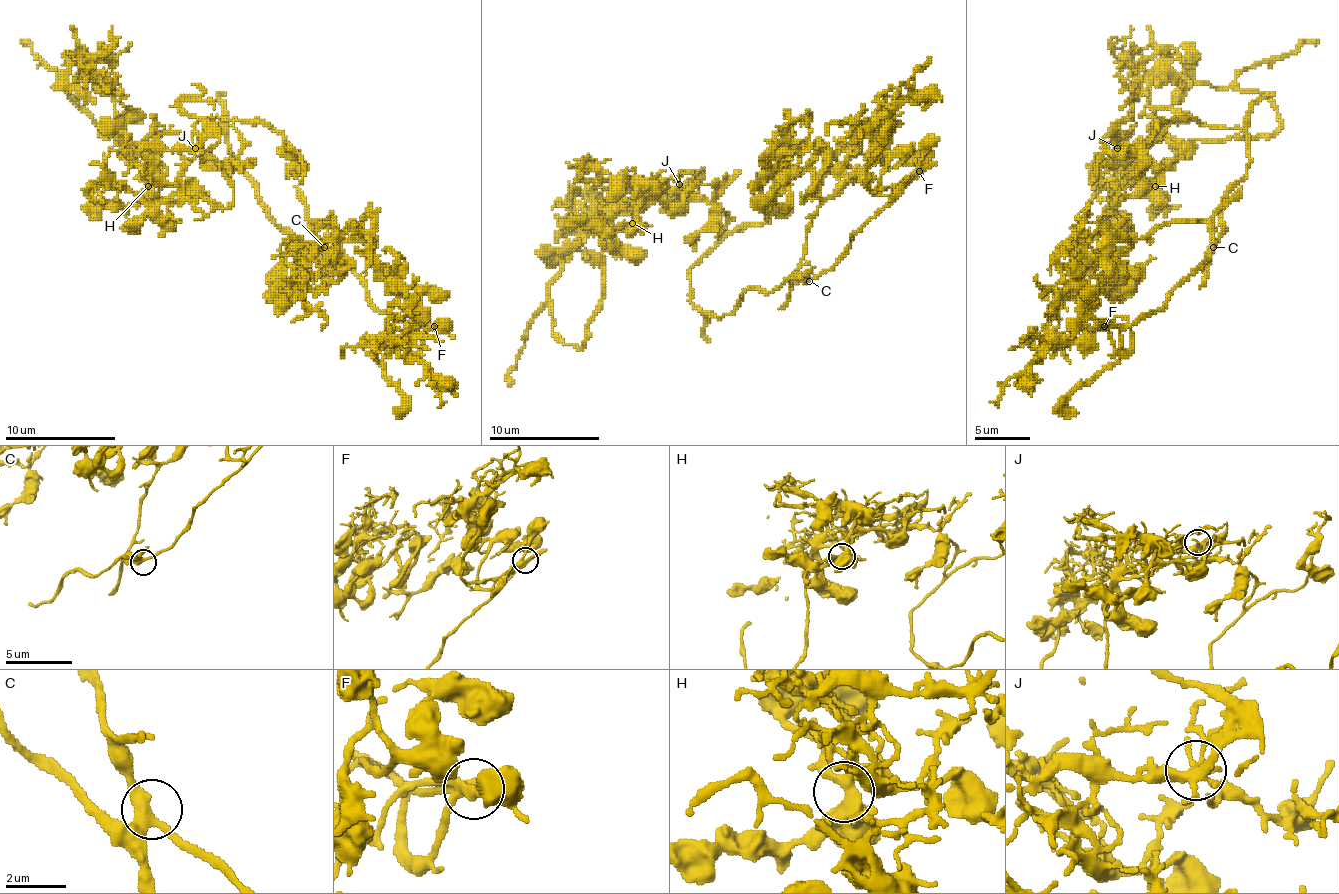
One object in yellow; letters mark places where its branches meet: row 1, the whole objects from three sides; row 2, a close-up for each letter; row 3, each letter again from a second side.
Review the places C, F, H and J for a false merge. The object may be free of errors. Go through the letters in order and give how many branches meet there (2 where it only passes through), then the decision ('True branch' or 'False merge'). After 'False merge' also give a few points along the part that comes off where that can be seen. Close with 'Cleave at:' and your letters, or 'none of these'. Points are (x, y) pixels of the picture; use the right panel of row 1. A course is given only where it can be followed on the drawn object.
C: Branches: 3. True branch
F: Branches: 4. True branch
H: Branches: 4. True branch
J: Branches: 6. True branch
Cleave at: none of these

